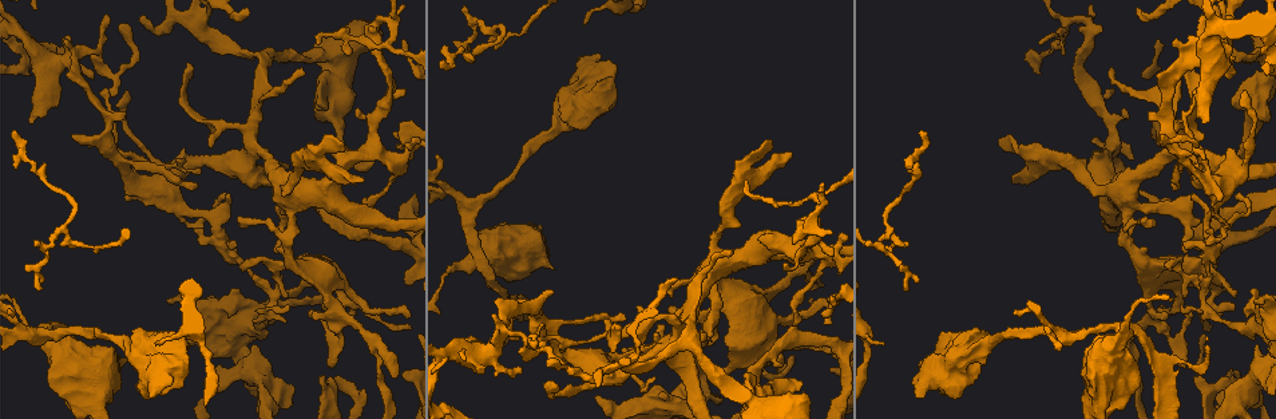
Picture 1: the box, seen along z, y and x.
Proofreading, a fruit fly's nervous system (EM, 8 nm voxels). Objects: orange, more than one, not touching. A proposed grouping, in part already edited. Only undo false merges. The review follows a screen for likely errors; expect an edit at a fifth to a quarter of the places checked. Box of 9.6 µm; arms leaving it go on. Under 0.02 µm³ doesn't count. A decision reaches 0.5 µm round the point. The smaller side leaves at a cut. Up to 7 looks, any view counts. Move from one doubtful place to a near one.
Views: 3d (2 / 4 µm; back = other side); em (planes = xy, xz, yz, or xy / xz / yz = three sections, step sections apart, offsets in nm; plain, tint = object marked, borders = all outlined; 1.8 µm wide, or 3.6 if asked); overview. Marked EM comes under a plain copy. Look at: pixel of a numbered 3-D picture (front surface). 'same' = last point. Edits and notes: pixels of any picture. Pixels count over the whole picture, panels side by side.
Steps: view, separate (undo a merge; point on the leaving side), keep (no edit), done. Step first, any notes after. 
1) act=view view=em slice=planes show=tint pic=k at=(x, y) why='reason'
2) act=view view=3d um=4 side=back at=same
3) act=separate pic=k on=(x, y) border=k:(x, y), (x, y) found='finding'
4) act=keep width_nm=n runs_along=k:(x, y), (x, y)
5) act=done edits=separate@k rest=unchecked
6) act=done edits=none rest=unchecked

act=view view=3d um=4 pic=1 at=(544, 348) why='abrupt turn'

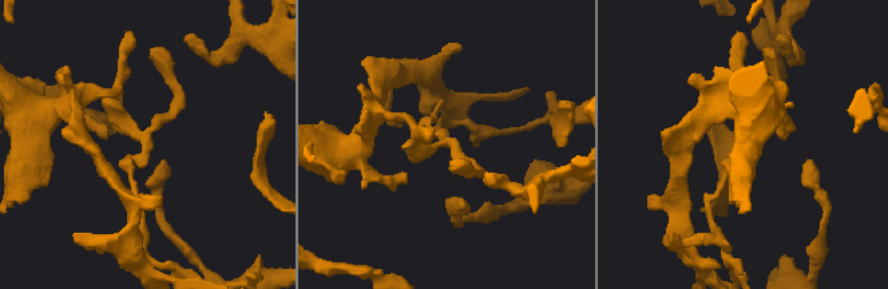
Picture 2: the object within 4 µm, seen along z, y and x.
act=view view=em slice=planes show=borders pic=2 at=(440, 142)

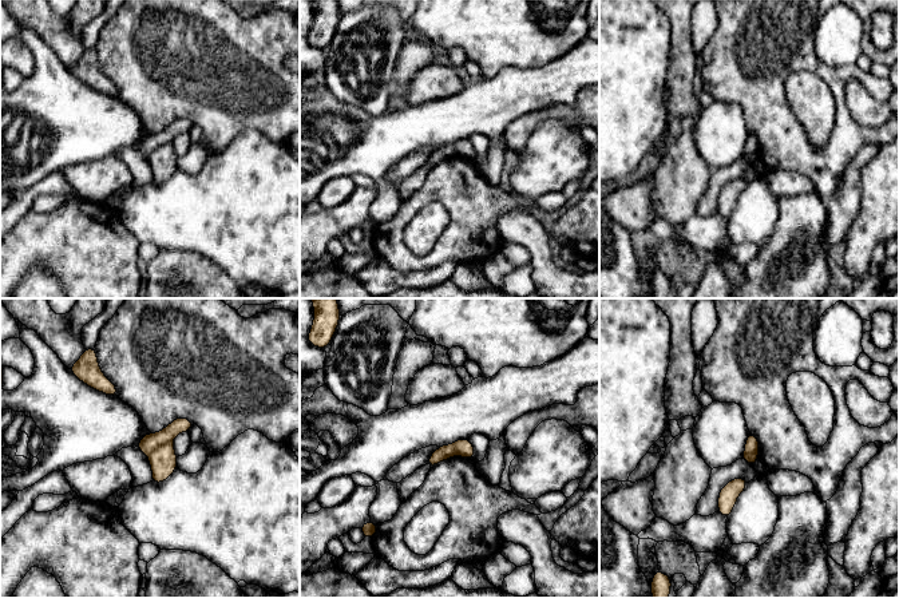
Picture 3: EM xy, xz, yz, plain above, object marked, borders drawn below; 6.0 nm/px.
act=separate pic=3 on=(163, 459) found='two neurons meet here'

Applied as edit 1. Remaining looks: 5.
act=view view=em slice=planes show=tint pic=1 at=(270, 390)

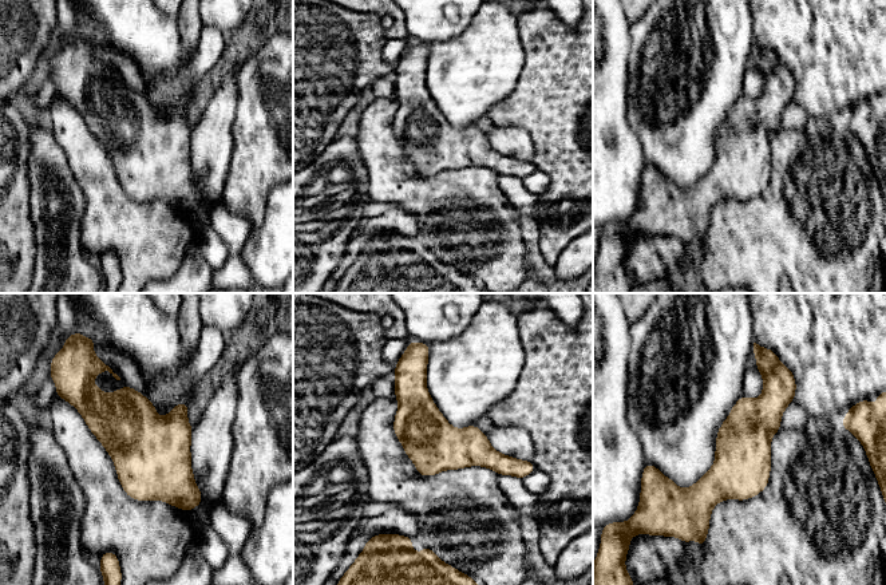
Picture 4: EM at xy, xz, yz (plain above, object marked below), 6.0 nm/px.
act=keep width_nm=320 runs_along=4:(763, 366), (770, 406), (707, 514) found='one neuron here'

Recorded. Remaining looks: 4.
act=view view=em slice=planes show=tint pic=1 at=(731, 296) why='looks like a crossing'

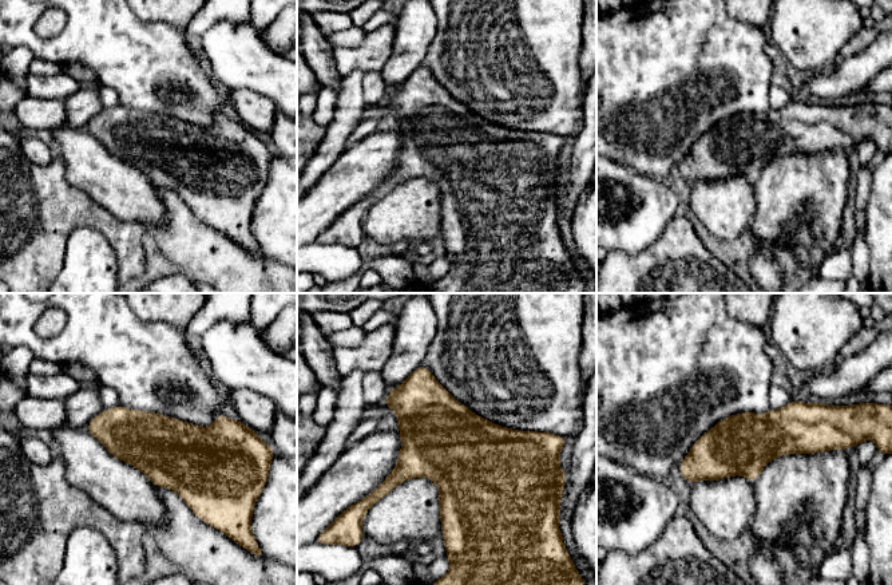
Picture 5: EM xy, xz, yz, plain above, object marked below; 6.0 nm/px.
act=keep width_nm=360 found='continuous, no second neuron'

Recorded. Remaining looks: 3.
act=done edits=separate@3 rest=unchecked

